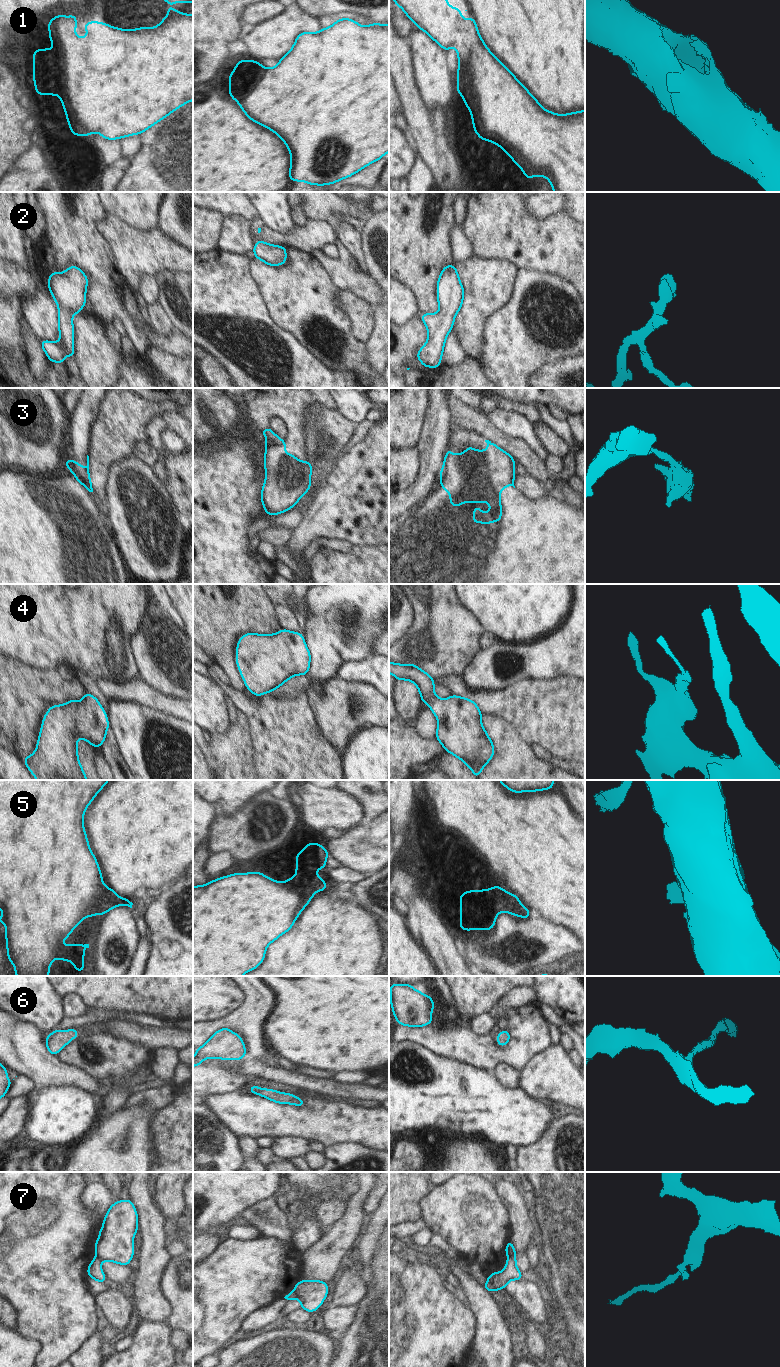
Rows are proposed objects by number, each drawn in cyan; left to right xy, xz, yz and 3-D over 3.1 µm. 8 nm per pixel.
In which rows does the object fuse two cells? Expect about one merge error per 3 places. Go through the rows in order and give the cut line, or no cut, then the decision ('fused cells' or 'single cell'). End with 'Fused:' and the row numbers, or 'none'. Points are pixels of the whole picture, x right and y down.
1: cut none; single cell
2: cut none; single cell
3: cut xz (280, 439), (274, 443), (266, 443); fused cells
4: cut none; single cell
5: cut yz (488, 890), (499, 898), (500, 911); fused cells
6: cut none; single cell
7: cut yz (515, 1256), (508, 1258); fused cells
Fused: 3, 5, 7

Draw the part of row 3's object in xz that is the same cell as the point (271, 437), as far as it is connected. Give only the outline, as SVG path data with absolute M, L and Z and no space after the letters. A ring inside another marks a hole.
M267 427L266 429L262 429L262 434L267 439L266 443L278 443L280 440L278 436L269 427Z

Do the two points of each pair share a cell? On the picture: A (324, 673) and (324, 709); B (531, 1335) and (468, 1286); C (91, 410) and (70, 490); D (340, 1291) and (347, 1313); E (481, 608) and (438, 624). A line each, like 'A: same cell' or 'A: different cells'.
A: different cells
B: different cells
C: different cells
D: different cells
E: different cells

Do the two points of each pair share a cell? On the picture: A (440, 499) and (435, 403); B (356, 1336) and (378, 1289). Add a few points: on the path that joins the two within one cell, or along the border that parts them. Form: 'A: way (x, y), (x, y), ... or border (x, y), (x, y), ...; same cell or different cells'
A: border (439, 483), (424, 501); different cells
B: way (362, 1324), (366, 1301); same cell

